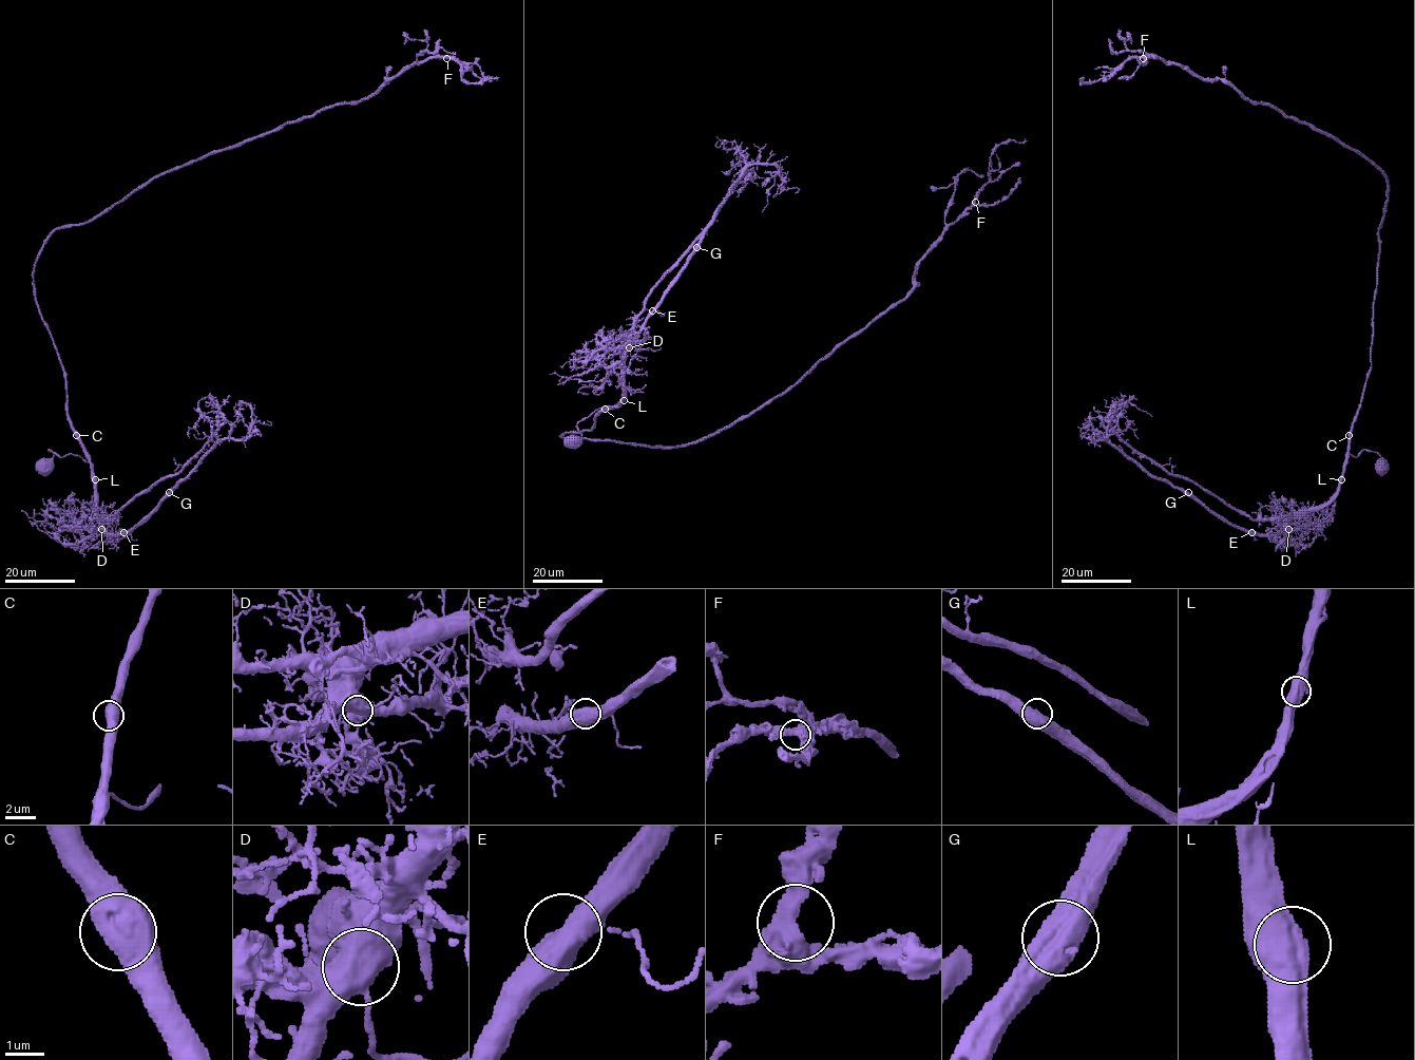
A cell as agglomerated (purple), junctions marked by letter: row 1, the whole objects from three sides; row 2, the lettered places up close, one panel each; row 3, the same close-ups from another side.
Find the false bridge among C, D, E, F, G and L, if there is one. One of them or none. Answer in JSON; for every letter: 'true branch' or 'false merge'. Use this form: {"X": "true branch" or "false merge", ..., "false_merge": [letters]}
{"C": "true branch", "D": "true branch", "E": "true branch", "F": "true branch", "G": "true branch", "L": "true branch", "false_merge": []}

